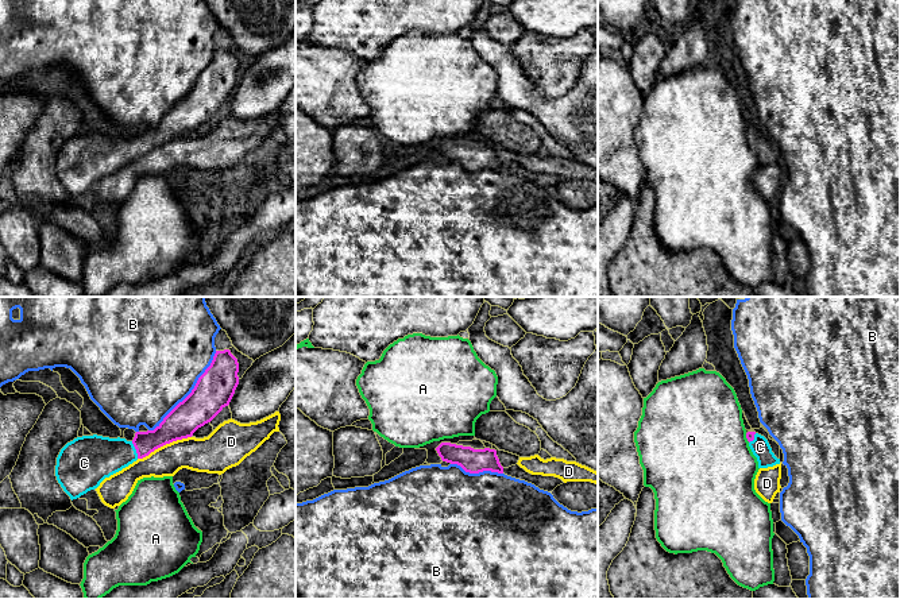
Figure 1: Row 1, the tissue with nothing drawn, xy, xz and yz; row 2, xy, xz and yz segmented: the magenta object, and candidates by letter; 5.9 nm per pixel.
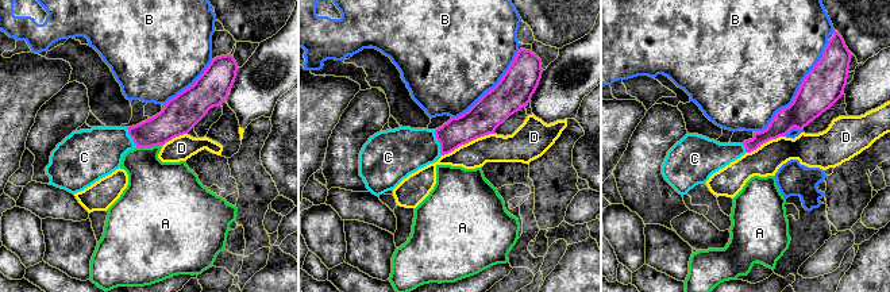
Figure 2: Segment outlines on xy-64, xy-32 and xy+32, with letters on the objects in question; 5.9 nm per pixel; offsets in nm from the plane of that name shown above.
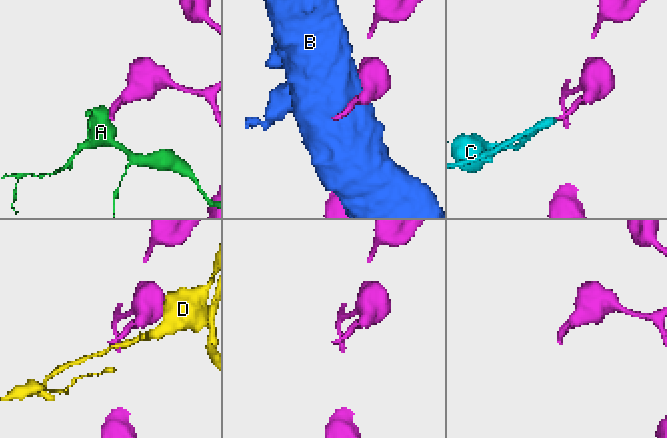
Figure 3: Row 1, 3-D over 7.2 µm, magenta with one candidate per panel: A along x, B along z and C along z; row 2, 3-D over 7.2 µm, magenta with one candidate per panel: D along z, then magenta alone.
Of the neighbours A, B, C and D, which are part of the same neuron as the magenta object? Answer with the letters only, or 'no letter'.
C

